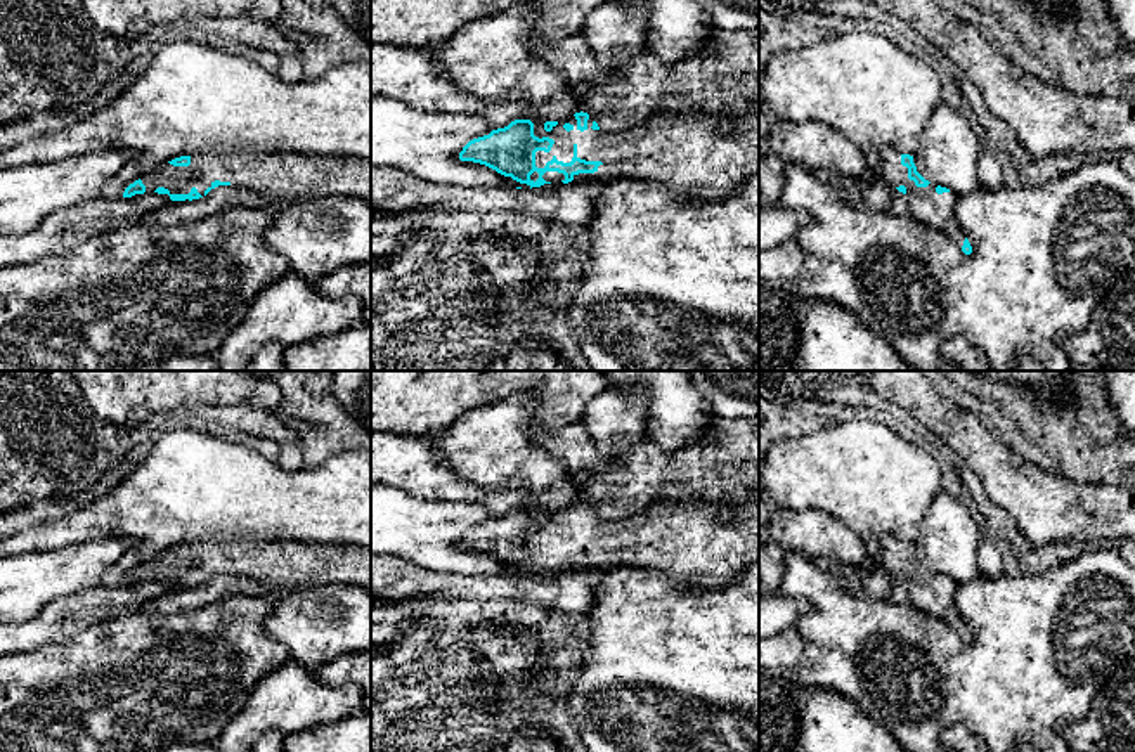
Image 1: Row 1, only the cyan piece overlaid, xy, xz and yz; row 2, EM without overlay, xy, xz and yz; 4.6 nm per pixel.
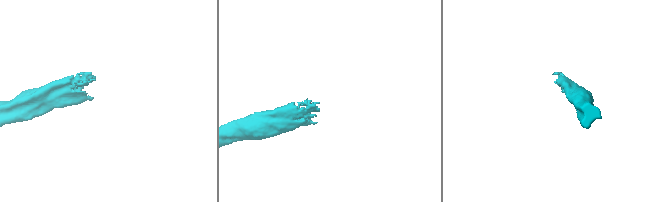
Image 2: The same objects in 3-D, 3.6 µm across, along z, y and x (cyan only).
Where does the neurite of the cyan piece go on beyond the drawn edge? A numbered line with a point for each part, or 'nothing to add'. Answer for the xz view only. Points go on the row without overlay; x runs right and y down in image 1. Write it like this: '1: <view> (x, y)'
1: xz (700, 543)

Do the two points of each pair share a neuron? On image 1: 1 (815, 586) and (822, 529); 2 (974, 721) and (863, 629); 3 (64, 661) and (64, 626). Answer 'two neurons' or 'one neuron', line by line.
1: two neurons
2: one neuron
3: two neurons

